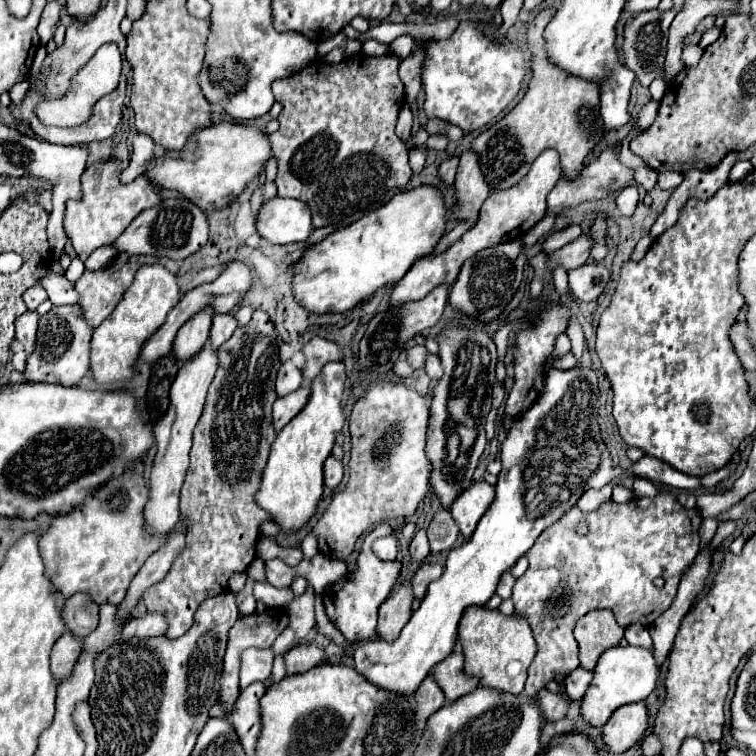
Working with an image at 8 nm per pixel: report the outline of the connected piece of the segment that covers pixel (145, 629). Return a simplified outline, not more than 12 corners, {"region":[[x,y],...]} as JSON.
{"region":[[145,611],[129,619],[123,639],[165,633],[165,615]]}

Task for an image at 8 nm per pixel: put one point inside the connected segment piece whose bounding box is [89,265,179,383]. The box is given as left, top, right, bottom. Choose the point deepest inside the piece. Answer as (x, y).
(115, 343)

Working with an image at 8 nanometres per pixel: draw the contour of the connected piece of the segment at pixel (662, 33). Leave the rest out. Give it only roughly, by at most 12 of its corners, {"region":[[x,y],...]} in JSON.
{"region":[[675,11],[625,19],[625,65],[643,87],[665,79]]}

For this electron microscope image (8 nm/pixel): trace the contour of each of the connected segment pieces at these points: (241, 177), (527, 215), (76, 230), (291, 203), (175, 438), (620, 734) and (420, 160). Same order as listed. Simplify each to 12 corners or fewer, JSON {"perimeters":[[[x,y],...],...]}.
{"perimeters":[[[215,121],[145,173],[203,211],[265,169],[257,127]],[[545,149],[525,179],[493,191],[477,227],[421,261],[393,287],[389,305],[453,285],[475,253],[513,241],[545,217],[561,179]],[[113,161],[81,175],[65,233],[81,261],[161,203],[143,175],[121,185]],[[281,197],[261,205],[255,227],[277,245],[307,241],[309,207]],[[207,343],[179,369],[155,425],[147,527],[169,533],[193,429],[217,369]],[[643,701],[619,707],[601,727],[609,753],[625,753],[647,729]],[[421,149],[409,151],[409,163],[415,175],[425,165],[425,153]]]}

